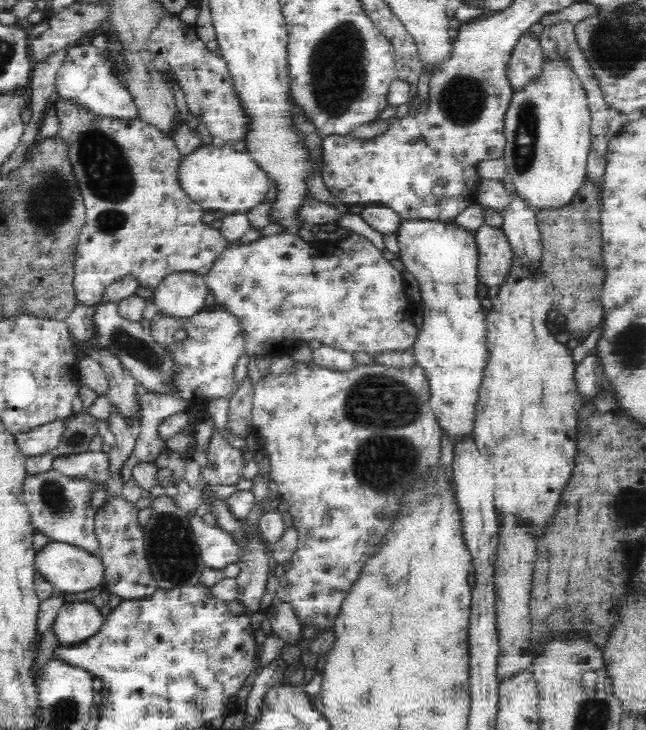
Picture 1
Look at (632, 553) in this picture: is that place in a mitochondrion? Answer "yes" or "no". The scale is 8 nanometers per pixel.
no

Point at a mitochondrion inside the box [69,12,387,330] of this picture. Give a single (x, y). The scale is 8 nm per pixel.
(109, 170)

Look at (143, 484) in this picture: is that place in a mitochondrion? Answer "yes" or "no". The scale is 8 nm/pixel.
no

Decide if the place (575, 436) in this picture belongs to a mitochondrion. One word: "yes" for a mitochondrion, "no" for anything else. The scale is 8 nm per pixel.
no

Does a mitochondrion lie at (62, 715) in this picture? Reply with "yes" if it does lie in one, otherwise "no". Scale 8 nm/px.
yes

